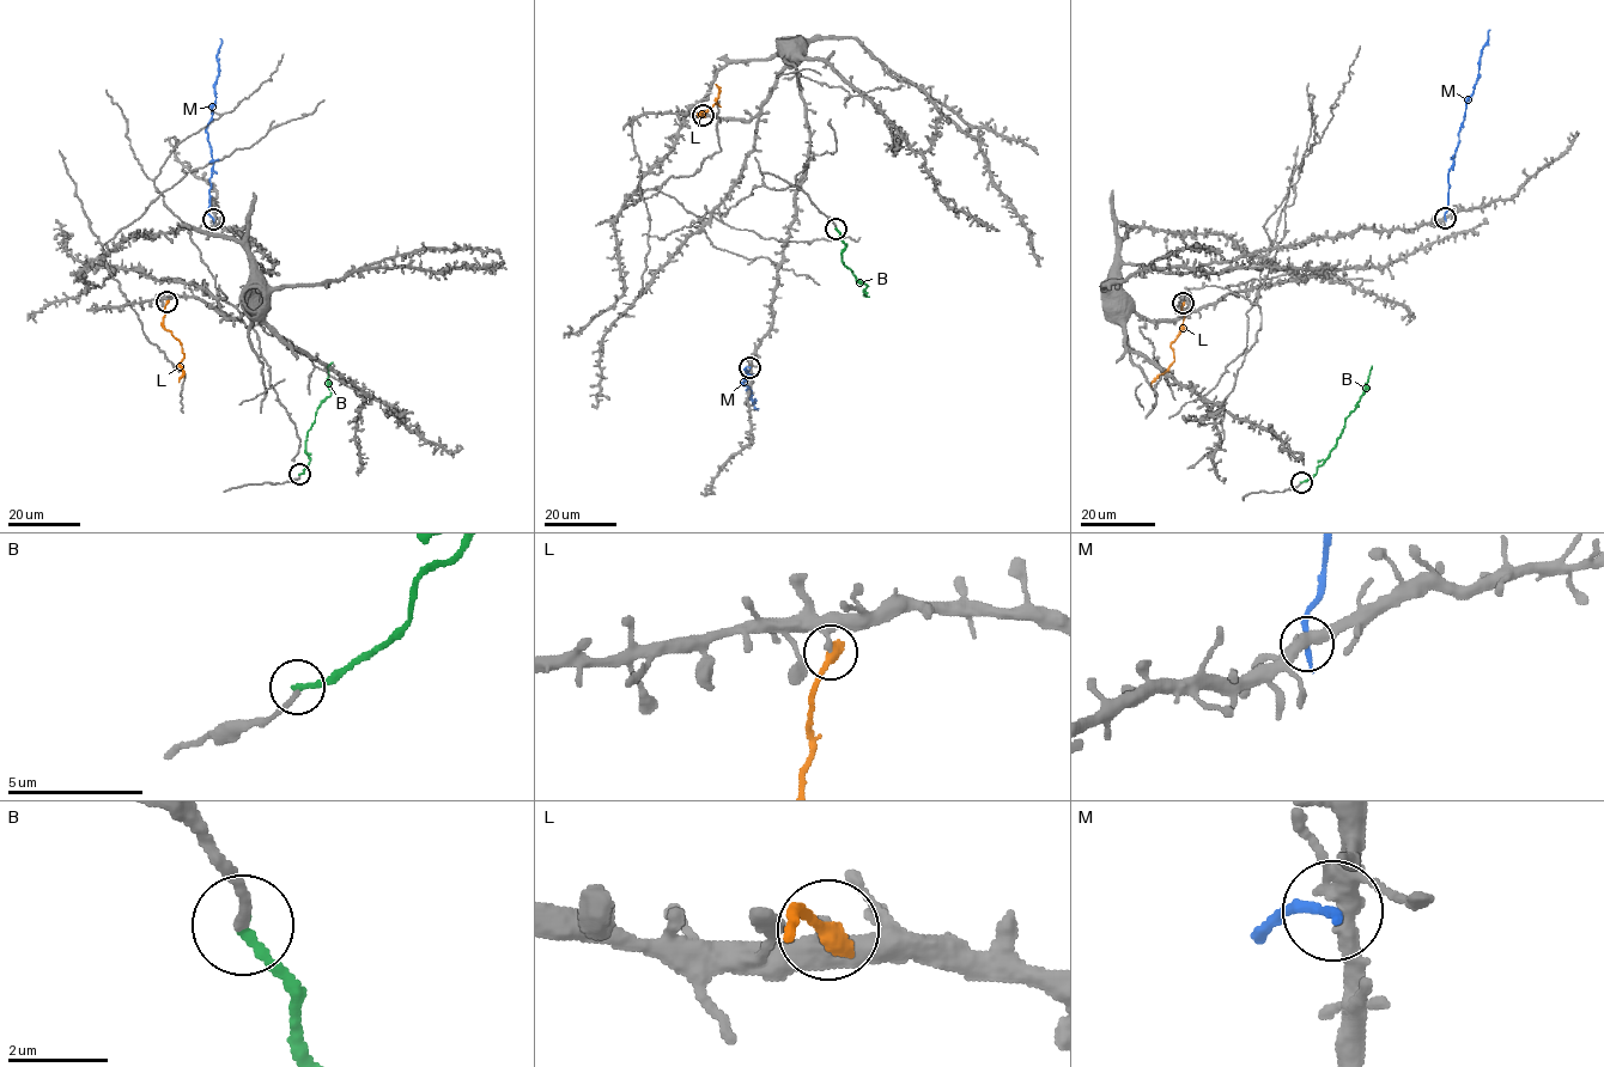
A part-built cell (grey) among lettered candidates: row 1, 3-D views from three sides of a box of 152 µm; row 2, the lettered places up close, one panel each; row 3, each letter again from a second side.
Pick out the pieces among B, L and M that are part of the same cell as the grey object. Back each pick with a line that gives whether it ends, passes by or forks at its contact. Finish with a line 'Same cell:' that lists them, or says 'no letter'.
B: It ends there
Same cell: B

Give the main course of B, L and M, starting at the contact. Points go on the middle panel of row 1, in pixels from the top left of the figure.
B: (836, 229), (845, 244), (842, 260), (858, 281), (868, 286), (864, 294), (869, 297)
L: (703, 115), (699, 113), (716, 103), (721, 107), (716, 101), (718, 89), (715, 84)
M: (749, 367), (743, 370), (749, 375), (743, 383), (752, 392), (758, 410)

